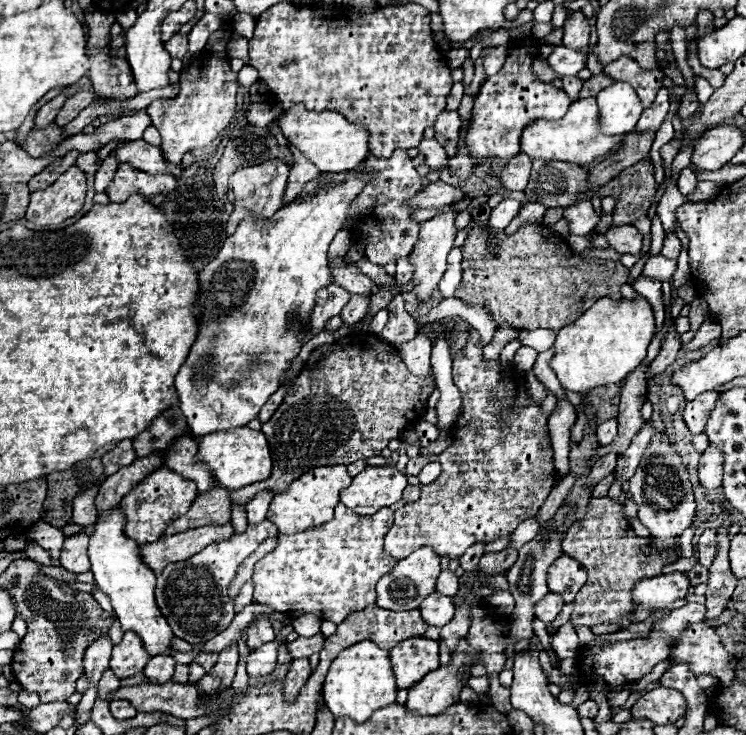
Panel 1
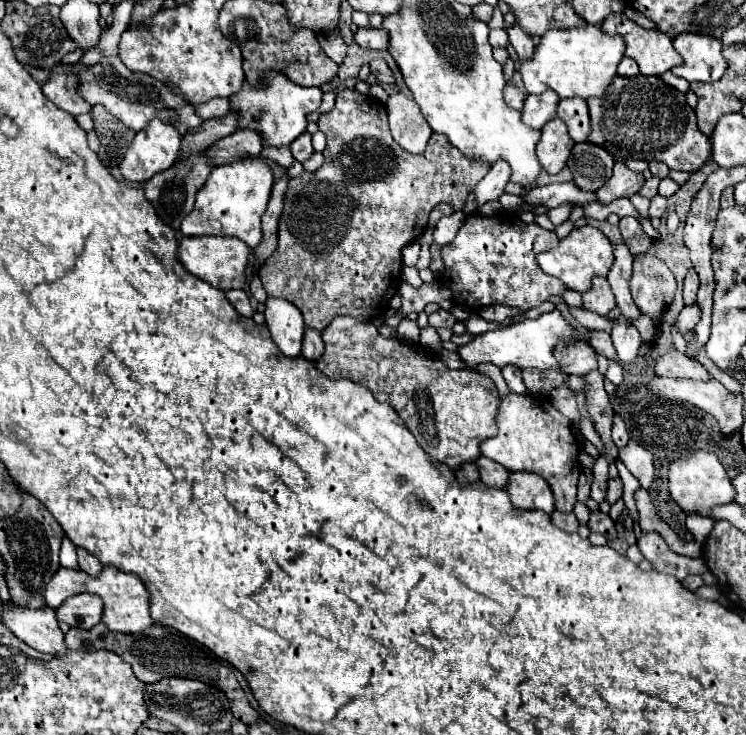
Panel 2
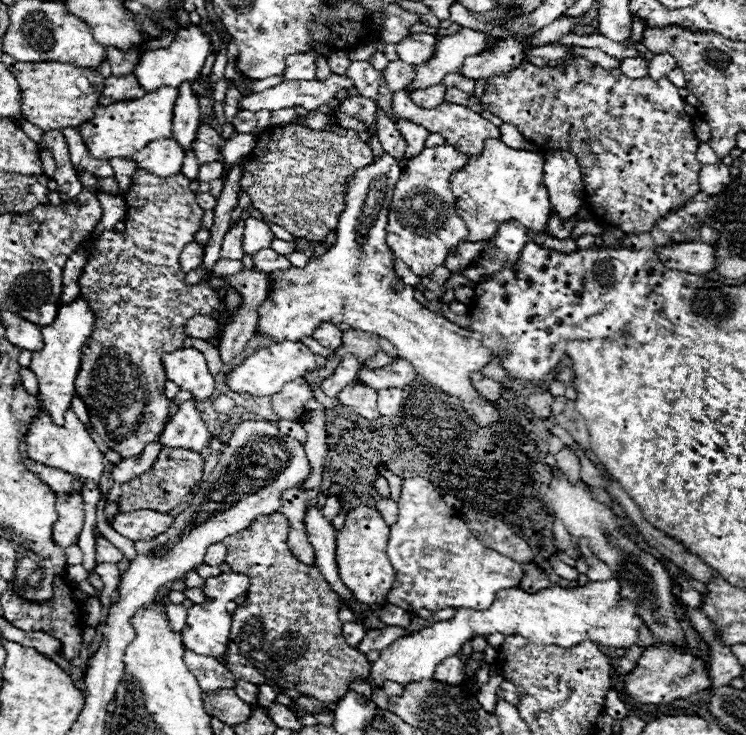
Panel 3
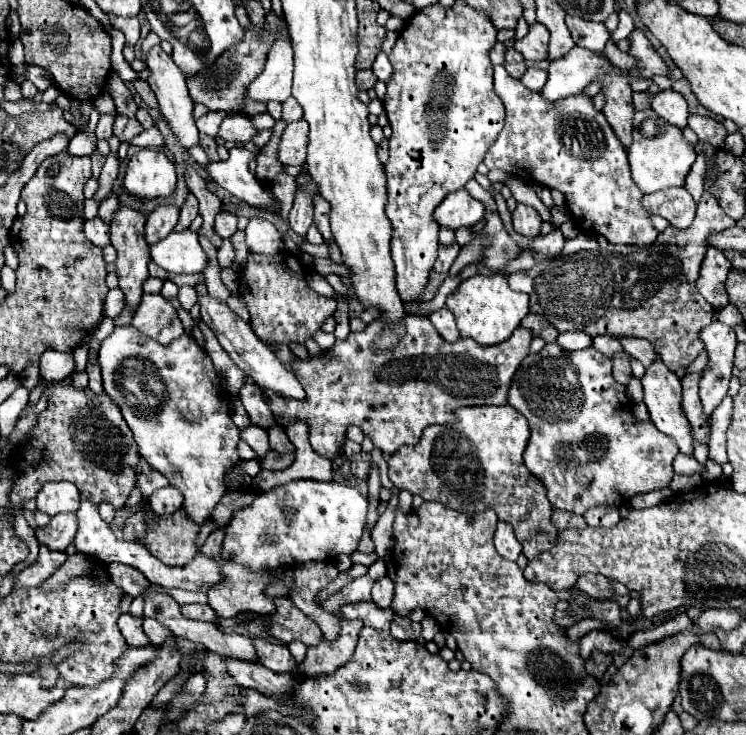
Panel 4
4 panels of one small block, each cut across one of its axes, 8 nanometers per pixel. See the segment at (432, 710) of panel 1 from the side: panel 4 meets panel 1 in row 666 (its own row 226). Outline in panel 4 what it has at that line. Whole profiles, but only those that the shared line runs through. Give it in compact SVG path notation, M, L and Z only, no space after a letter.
M464 188L446 196L442 204L434 210L434 220L438 222L438 226L450 230L458 230L462 226L470 228L482 218L484 206L478 200L474 200Z

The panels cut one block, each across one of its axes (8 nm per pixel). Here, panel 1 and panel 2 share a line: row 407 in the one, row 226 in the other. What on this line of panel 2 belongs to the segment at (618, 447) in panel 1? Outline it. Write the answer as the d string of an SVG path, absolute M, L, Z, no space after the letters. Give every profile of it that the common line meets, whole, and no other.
M624 216L620 220L620 232L622 232L622 238L624 238L628 250L634 256L640 254L640 252L646 252L650 248L650 244L652 244L650 236L642 230L638 218L634 218L634 216Z

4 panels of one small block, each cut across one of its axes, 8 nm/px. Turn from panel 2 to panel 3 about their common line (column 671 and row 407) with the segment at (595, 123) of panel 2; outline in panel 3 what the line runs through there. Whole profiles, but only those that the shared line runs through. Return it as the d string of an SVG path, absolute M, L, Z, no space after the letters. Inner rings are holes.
M136 170L124 198L128 208L124 232L106 230L100 234L100 238L92 242L88 262L78 278L80 294L94 314L94 332L84 344L84 354L80 356L76 394L90 412L90 426L108 444L108 448L116 450L122 458L130 458L138 456L146 444L158 440L168 422L170 400L164 396L164 382L168 378L164 374L162 354L182 348L186 340L184 326L192 316L212 314L214 310L226 316L226 312L208 284L188 286L184 280L186 274L180 270L180 254L202 228L200 220L204 214L196 204L196 194L190 190L190 180L182 174L160 178L146 170ZM150 190L158 190L158 198L152 196Z

